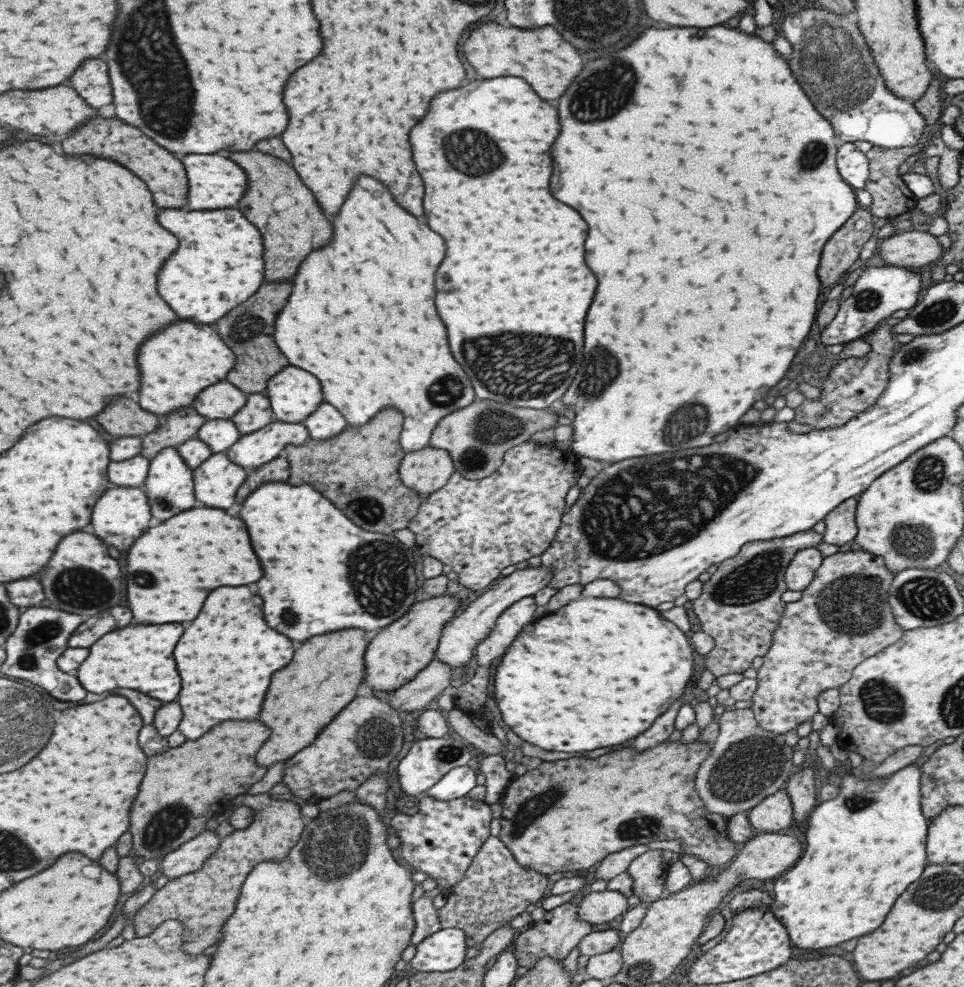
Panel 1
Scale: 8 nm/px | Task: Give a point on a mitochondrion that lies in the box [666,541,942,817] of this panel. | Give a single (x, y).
(747, 768)

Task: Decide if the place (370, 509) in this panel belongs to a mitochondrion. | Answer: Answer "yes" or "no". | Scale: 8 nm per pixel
yes

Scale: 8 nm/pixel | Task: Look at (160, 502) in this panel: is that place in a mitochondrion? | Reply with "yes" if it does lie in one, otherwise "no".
yes

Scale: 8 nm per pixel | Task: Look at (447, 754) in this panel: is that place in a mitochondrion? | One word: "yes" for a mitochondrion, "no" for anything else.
yes

